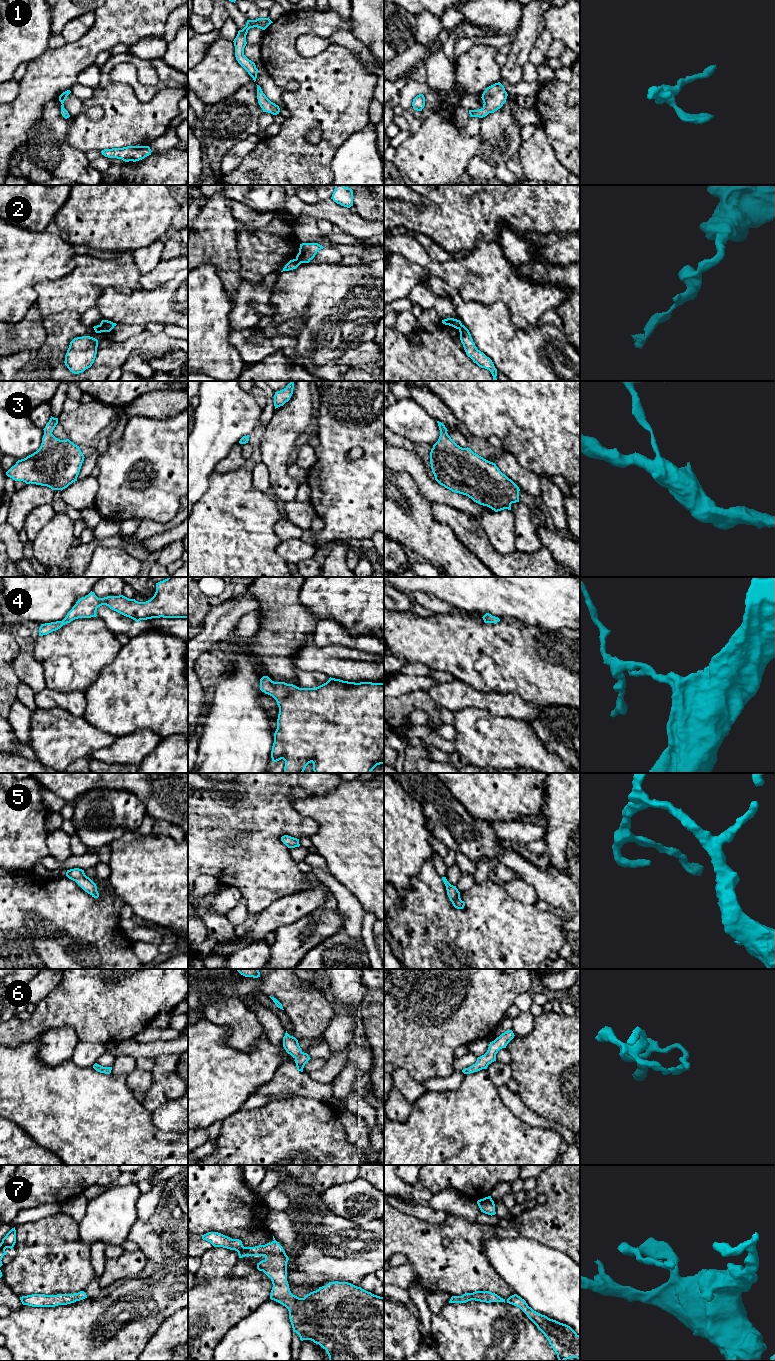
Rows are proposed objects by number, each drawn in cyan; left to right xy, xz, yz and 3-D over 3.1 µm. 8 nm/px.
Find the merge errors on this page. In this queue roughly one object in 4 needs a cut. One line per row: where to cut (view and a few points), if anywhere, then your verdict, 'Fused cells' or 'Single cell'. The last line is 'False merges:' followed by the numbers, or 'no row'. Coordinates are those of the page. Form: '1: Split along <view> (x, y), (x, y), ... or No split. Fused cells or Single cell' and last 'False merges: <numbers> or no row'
1: No split. Single cell
2: Split along xy (99, 325), (106, 331). Fused cells
3: No split. Single cell
4: No split. Single cell
5: No split. Single cell
6: No split. Single cell
7: No split. Single cell
False merges: 2

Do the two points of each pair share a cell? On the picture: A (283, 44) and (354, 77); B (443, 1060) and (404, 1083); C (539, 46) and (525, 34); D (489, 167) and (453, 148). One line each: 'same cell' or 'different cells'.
A: same cell
B: different cells
C: different cells
D: different cells

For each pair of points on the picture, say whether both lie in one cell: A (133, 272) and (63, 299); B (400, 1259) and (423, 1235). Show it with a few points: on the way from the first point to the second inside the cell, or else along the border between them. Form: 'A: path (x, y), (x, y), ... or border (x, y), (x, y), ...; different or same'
A: path (116, 273), (102, 273), (93, 277), (80, 290); same
B: border (394, 1253), (402, 1253), (407, 1261); different

